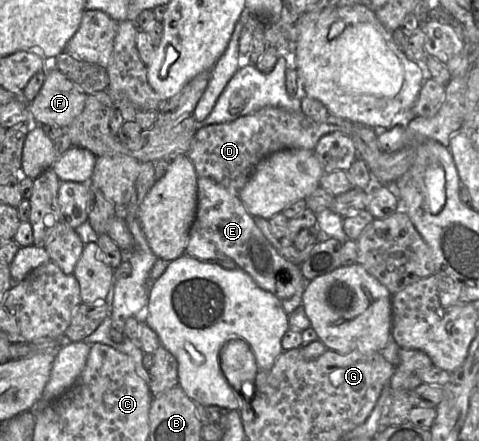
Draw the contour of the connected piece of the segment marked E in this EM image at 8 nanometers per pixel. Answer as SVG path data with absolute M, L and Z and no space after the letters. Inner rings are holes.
M198 177L197 180L197 210L189 231L185 254L202 261L229 257L248 273L261 289L274 294L280 300L291 298L298 289L305 289L307 280L300 270L300 265L278 253L256 226L239 194L230 192L208 177Z

